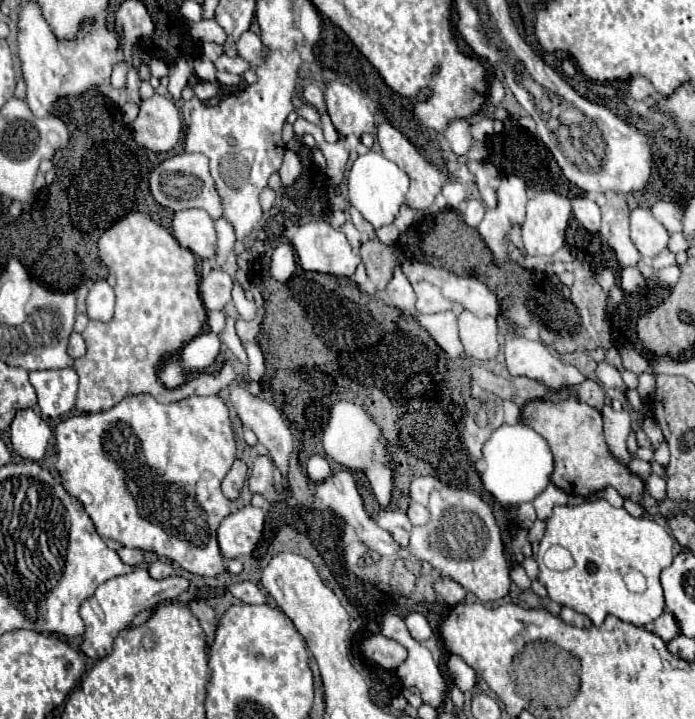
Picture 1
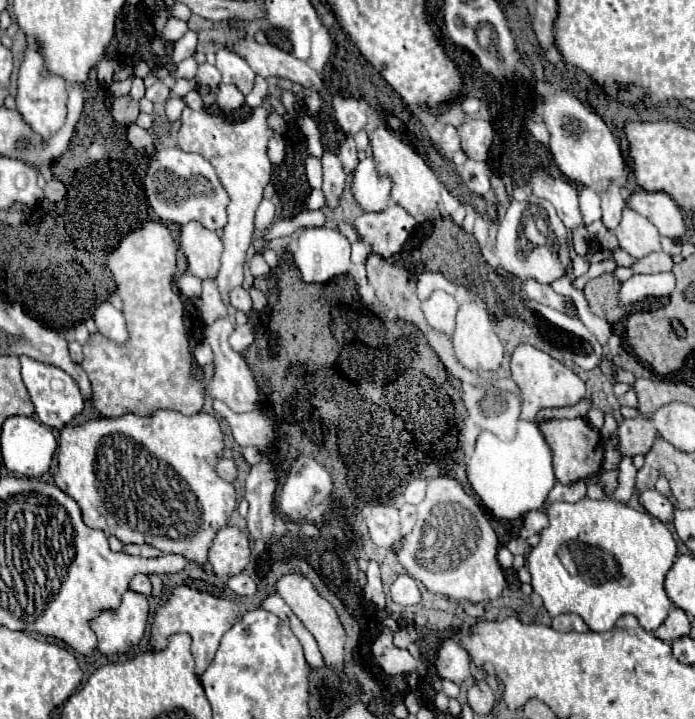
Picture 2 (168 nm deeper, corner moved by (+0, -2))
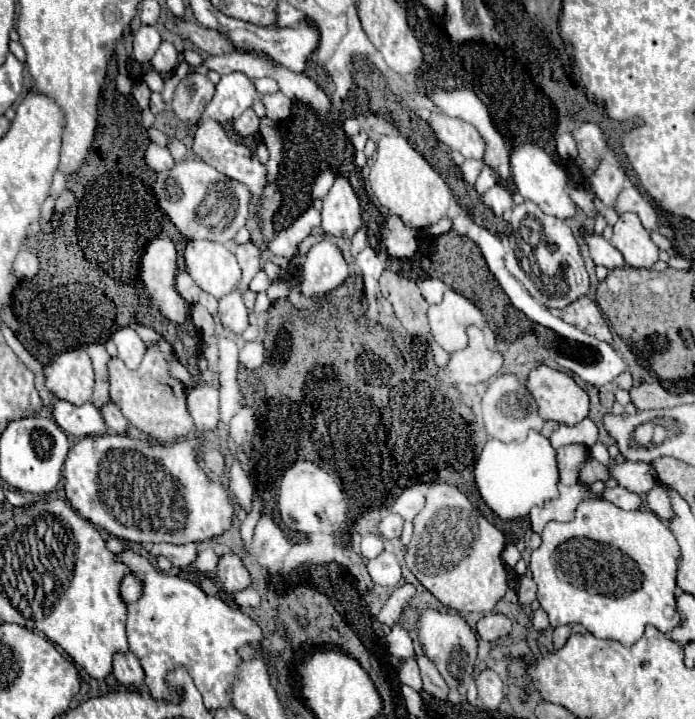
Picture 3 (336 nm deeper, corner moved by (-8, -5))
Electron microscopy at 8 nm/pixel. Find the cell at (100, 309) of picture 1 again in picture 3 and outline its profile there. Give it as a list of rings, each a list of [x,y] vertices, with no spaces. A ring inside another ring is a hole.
[[[124,327],[112,335],[112,341],[116,343],[118,357],[126,363],[126,367],[136,369],[140,365],[144,353],[146,353],[146,345],[136,335],[136,331],[132,327]]]

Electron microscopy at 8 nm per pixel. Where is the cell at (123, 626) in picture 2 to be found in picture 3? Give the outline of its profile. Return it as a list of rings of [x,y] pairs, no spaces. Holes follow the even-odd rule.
[[[118,653],[114,657],[114,677],[122,687],[128,689],[142,689],[144,685],[144,671],[134,653]]]

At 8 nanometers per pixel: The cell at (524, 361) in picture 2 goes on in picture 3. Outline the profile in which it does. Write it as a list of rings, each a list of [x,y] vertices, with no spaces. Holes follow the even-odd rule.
[[[546,365],[536,367],[528,377],[528,391],[540,407],[546,421],[576,425],[588,415],[588,395],[566,373]]]

